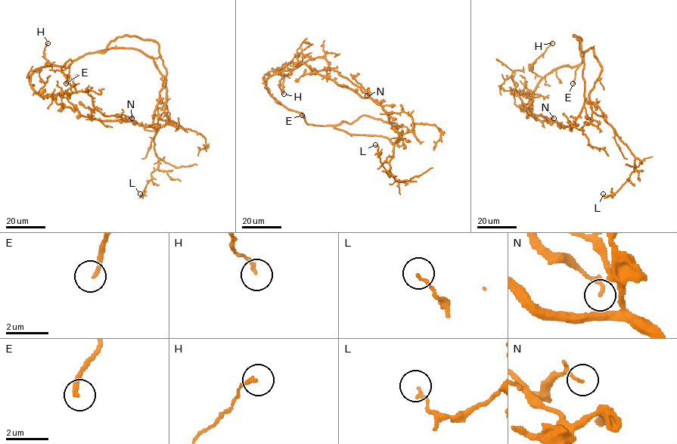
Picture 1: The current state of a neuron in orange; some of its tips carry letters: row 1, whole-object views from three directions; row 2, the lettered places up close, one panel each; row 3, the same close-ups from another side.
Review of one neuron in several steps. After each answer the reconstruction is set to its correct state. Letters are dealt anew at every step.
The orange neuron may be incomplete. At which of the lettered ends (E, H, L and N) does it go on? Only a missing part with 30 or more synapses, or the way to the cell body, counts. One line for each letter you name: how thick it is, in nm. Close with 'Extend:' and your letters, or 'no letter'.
E: Thickness 180 nm
Extend: E

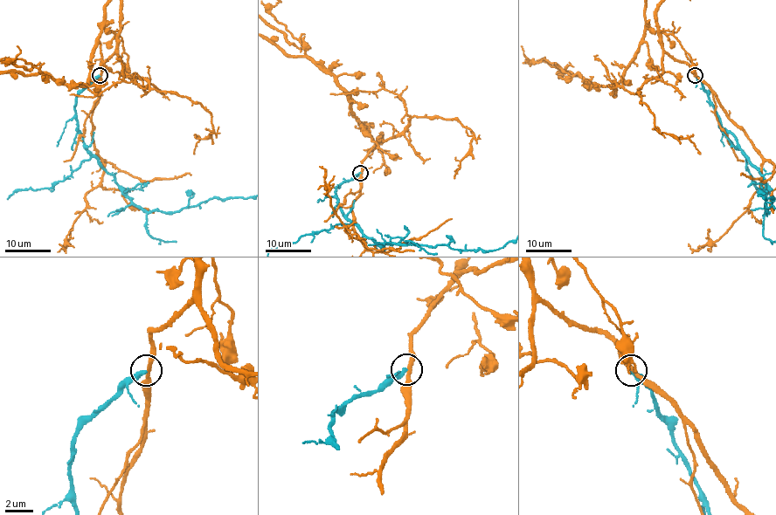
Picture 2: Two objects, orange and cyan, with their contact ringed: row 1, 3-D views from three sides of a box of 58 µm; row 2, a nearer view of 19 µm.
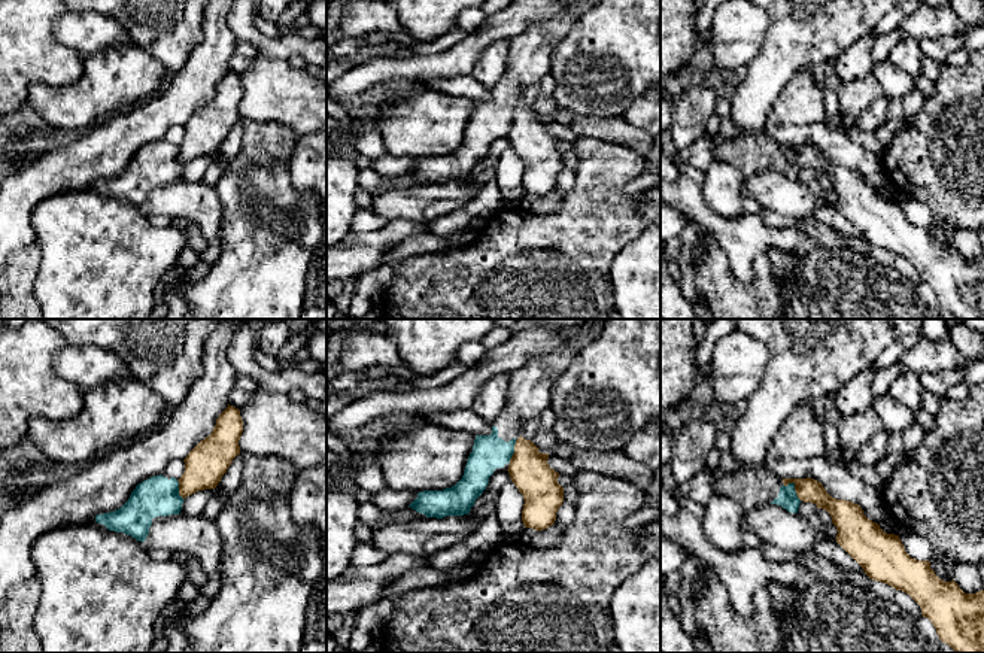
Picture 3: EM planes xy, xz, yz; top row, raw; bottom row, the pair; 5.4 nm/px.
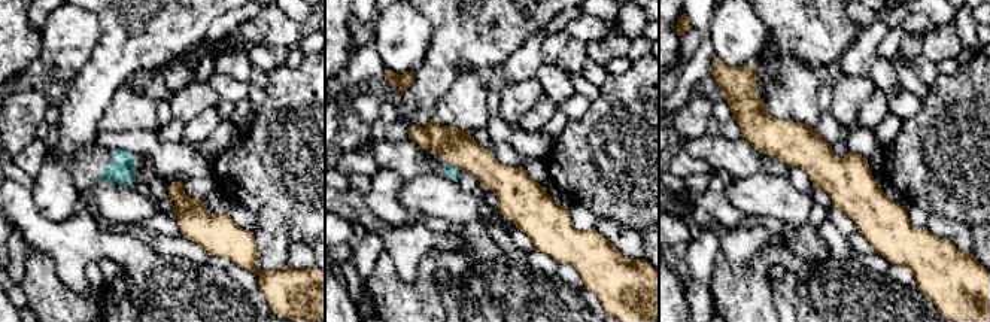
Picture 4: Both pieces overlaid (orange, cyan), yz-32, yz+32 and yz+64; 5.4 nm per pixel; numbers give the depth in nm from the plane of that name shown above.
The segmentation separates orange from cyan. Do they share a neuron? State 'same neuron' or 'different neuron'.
different neuron

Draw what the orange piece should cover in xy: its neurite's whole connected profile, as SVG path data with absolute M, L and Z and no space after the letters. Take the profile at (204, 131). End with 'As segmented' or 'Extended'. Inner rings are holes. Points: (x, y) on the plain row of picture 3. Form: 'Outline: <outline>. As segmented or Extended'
Outline: M228 70L216 85L212 100L201 106L183 125L185 137L177 146L182 164L218 152L233 125L240 121L242 98L240 76Z. As segmented

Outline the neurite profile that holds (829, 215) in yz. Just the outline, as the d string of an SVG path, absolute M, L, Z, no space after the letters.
M823 204L819 210L816 210L813 218L841 234L854 239L865 239L863 234L836 209L836 206Z

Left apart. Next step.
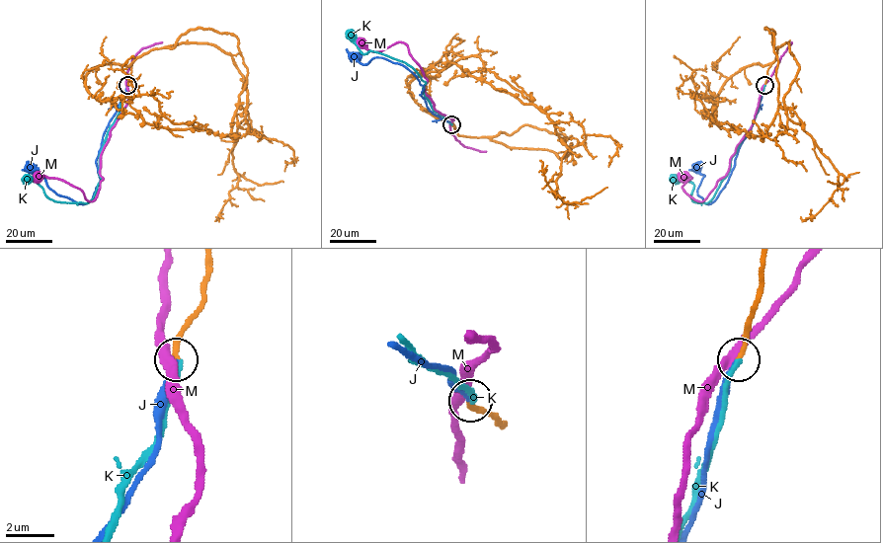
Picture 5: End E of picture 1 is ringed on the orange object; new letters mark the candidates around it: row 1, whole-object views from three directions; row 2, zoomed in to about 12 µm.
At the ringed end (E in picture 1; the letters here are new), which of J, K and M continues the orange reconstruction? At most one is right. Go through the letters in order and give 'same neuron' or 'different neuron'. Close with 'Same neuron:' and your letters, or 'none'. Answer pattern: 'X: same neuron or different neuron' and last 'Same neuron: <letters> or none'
J: same neuron
K: different neuron
M: different neuron
Same neuron: J

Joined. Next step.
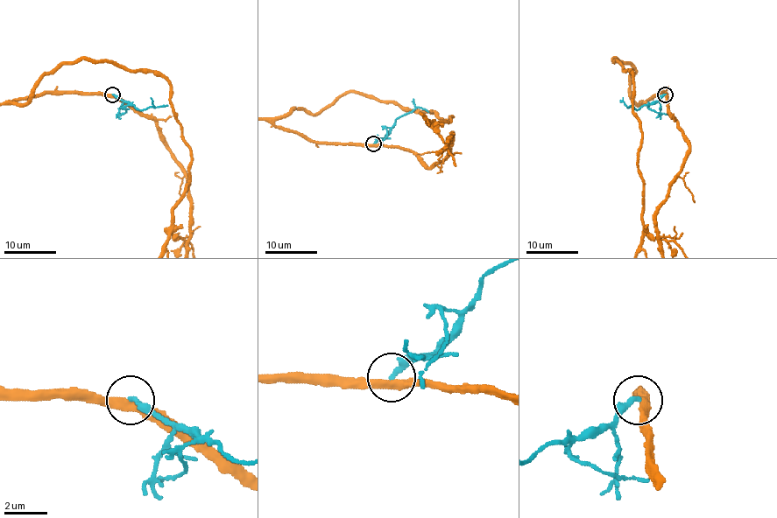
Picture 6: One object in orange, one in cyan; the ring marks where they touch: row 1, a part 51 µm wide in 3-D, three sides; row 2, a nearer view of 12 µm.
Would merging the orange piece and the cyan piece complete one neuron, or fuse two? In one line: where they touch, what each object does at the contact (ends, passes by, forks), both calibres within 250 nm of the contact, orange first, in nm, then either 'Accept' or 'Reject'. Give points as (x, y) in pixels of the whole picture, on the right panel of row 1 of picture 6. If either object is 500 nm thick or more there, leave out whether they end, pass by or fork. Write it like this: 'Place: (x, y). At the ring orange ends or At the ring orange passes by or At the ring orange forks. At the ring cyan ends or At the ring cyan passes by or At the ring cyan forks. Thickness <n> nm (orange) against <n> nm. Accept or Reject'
Place: (665, 94). At the ring orange passes by. At the ring cyan ends. Thickness 400 nm (orange) against 240 nm. Reject

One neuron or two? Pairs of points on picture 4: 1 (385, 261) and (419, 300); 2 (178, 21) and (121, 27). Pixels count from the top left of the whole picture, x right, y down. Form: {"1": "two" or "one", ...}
{"1": "one", "2": "one"}

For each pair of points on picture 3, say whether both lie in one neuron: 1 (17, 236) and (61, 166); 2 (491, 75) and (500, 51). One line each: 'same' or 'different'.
1: same
2: same

